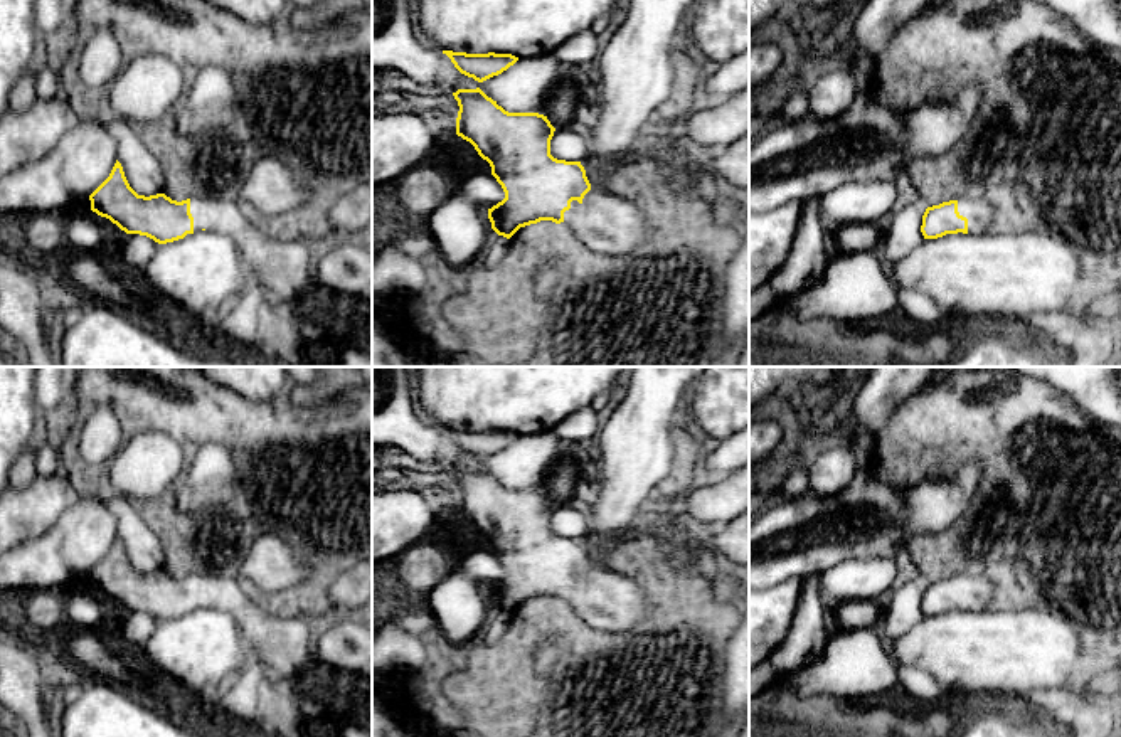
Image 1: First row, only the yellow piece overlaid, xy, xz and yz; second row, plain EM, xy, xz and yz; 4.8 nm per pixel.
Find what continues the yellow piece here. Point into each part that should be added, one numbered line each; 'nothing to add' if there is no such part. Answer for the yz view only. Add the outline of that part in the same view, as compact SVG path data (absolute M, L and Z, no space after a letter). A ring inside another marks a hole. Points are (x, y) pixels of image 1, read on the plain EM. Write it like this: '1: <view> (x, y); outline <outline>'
1: yz (980, 589); outline M976 569L971 574L958 575L958 589L968 596L968 611L985 611L995 596L996 586L981 569Z

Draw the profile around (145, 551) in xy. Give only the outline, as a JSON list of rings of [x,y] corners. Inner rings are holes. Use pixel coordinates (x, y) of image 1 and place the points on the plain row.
[[[111,491],[106,495],[108,508],[116,518],[116,537],[121,540],[130,564],[138,572],[157,572],[165,569],[163,540],[157,535],[146,517],[138,508]]]

